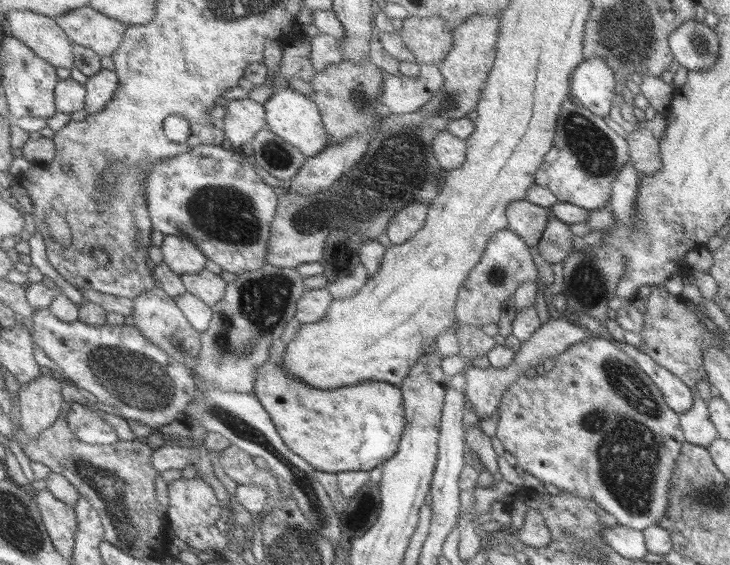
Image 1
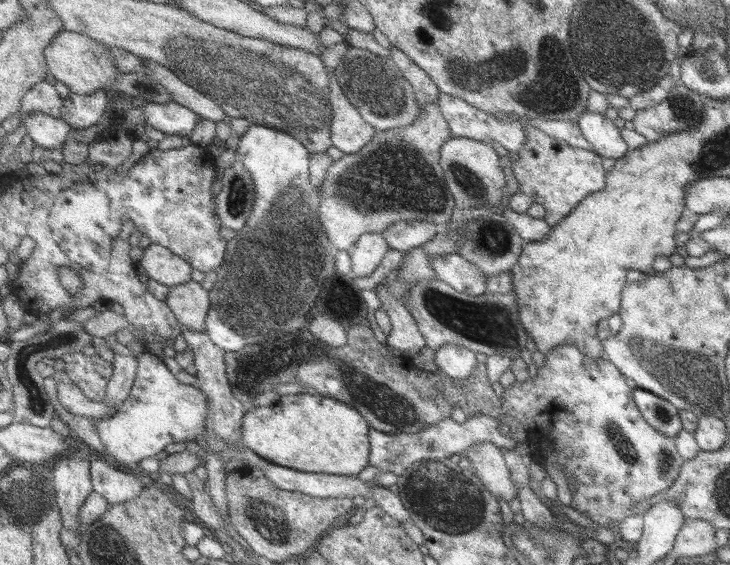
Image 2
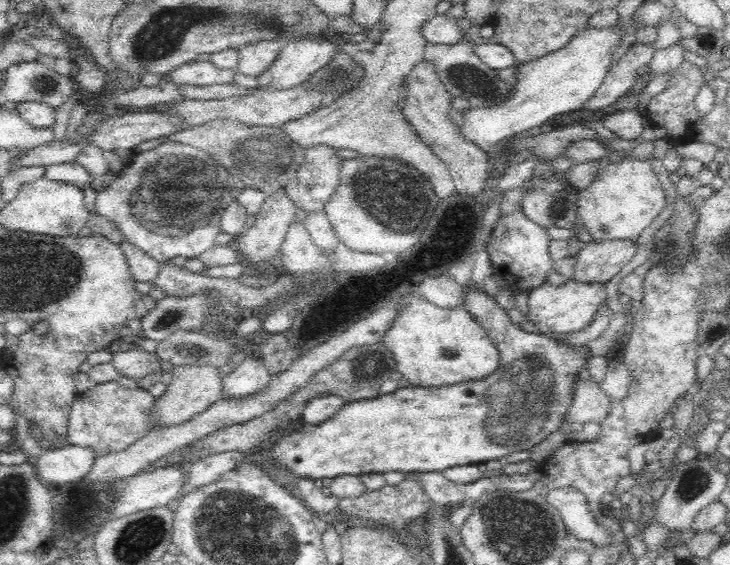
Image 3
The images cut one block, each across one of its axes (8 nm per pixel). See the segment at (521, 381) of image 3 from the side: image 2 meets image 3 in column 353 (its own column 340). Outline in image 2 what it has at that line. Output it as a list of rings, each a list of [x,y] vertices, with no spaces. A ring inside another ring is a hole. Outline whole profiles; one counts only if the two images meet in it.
[[[297,393],[282,395],[273,405],[248,411],[242,419],[240,444],[274,465],[307,473],[354,477],[369,465],[368,431],[368,421],[348,404],[318,394]]]

